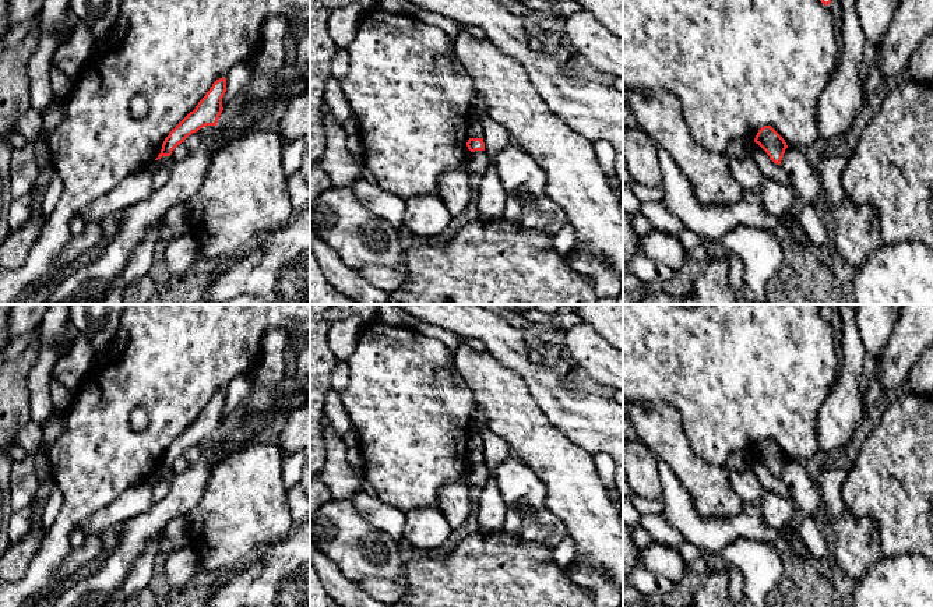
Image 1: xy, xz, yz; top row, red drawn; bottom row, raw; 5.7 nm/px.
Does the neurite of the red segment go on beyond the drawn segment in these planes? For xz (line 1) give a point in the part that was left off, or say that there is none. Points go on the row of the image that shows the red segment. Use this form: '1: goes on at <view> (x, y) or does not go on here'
1: does not go on here

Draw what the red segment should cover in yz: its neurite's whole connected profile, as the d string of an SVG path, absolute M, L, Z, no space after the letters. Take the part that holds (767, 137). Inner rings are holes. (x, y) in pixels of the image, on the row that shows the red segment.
M771 126L761 127L754 138L754 142L767 152L774 163L781 165L788 145L785 140Z

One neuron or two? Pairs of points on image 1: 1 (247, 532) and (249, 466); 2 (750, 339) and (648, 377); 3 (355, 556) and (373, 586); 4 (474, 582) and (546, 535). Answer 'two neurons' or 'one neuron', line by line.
1: one neuron
2: one neuron
3: two neurons
4: two neurons

